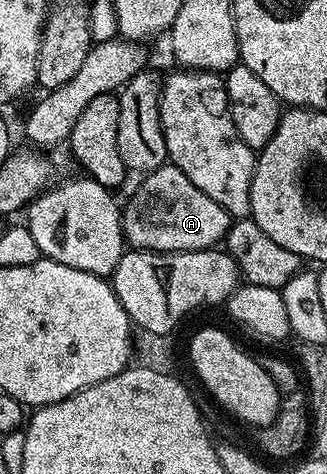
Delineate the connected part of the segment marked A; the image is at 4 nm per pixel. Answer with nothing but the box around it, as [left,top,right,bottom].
[122,163,233,253]

